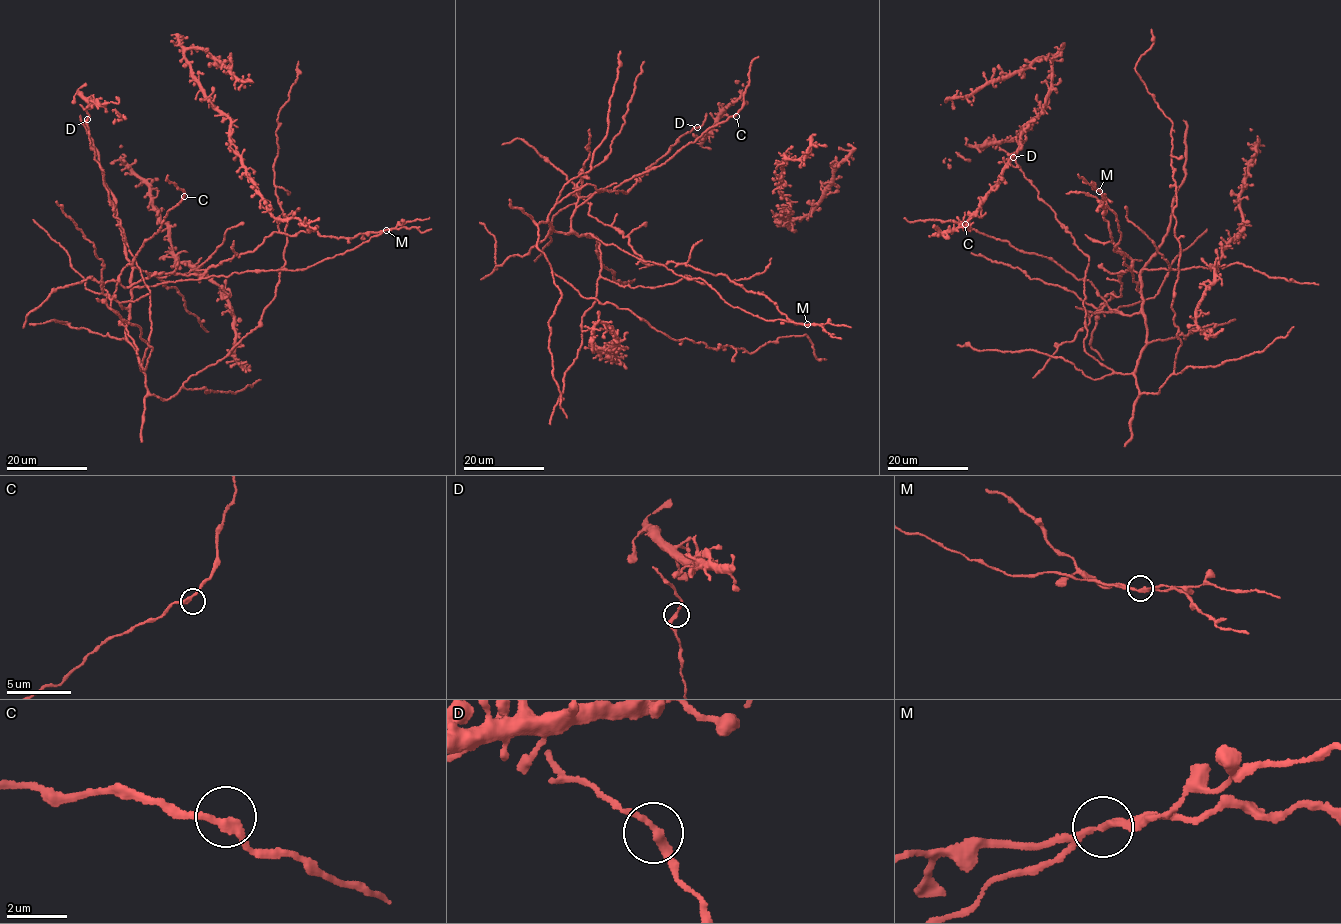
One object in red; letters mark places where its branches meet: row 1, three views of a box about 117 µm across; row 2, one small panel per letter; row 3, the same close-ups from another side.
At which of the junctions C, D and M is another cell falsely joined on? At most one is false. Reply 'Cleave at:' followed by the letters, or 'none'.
Cleave at: M

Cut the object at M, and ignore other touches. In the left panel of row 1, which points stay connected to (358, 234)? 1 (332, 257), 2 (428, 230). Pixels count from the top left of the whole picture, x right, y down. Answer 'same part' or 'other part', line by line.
1: other part
2: same part

